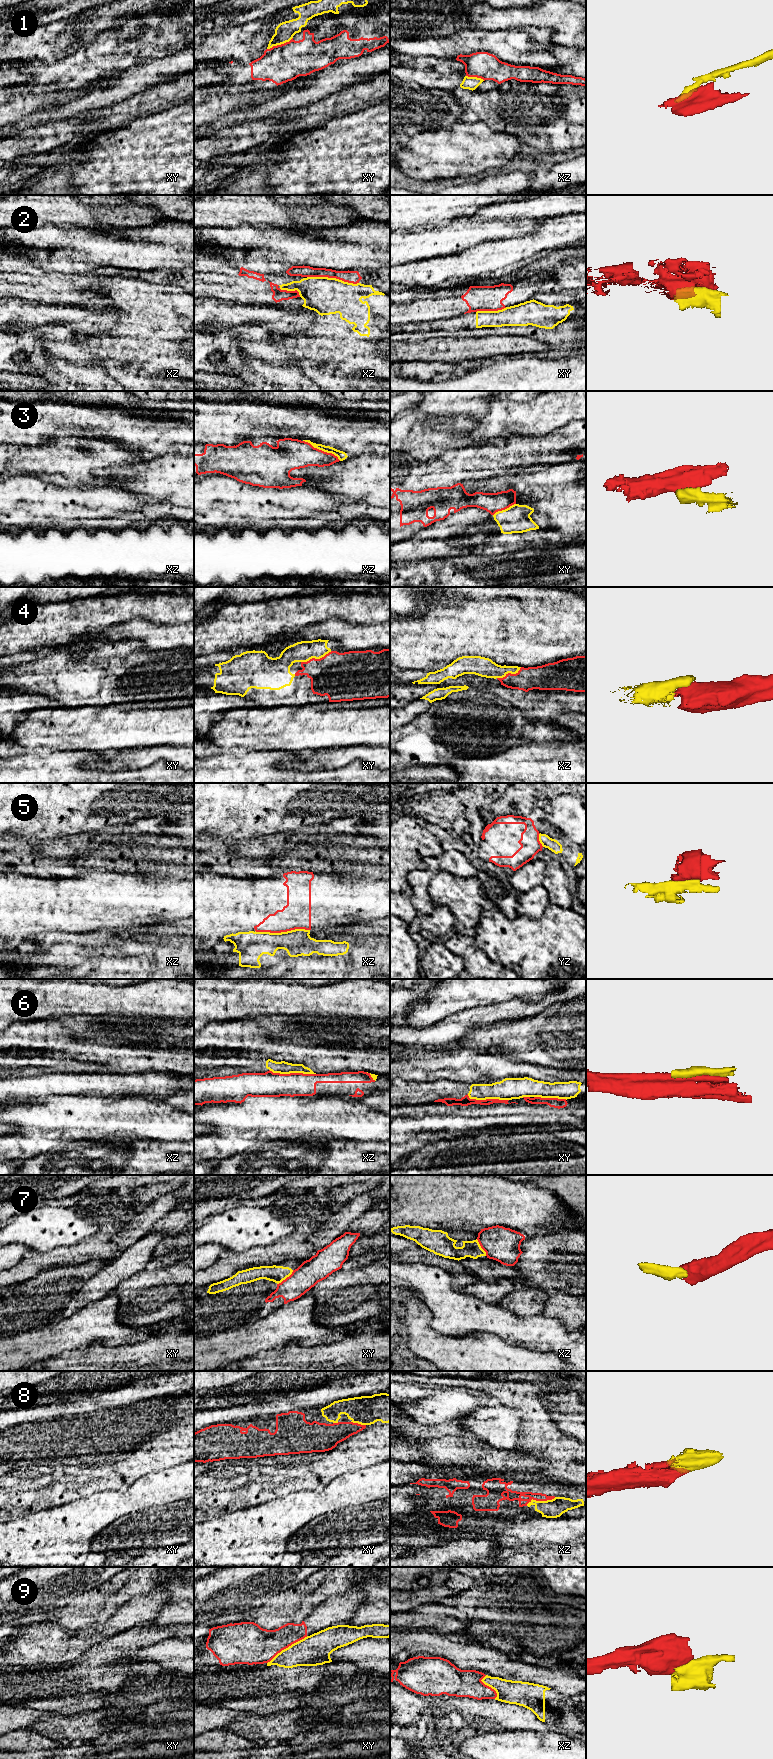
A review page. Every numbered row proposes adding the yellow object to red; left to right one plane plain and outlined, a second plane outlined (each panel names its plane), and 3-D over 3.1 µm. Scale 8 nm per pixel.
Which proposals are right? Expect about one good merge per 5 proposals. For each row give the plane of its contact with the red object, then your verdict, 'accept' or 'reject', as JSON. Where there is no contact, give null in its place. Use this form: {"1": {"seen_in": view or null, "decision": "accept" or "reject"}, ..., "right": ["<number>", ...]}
{"1": {"seen_in": "xy", "decision": "reject"}, "2": {"seen_in": "xz", "decision": "reject"}, "3": {"seen_in": "xz", "decision": "reject"}, "4": {"seen_in": "xy", "decision": "accept"}, "5": {"seen_in": "xz", "decision": "reject"}, "6": {"seen_in": "xz", "decision": "reject"}, "7": {"seen_in": "xy", "decision": "reject"}, "8": {"seen_in": "xz", "decision": "accept"}, "9": {"seen_in": "xy", "decision": "reject"}, "right": ["4", "8"]}

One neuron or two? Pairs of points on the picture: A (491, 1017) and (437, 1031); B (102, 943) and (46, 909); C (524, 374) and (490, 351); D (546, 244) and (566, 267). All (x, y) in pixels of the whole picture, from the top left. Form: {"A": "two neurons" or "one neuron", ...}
{"A": "one neuron", "B": "two neurons", "C": "two neurons", "D": "two neurons"}

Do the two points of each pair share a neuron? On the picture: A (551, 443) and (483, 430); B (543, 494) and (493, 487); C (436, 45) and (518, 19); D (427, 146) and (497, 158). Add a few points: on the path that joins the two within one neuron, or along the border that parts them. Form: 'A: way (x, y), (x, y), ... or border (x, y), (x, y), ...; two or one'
A: border (512, 433), (532, 434), (535, 436); two
B: way (531, 483), (505, 483); one
C: border (471, 28), (509, 29); two
D: way (444, 146), (480, 148); one

